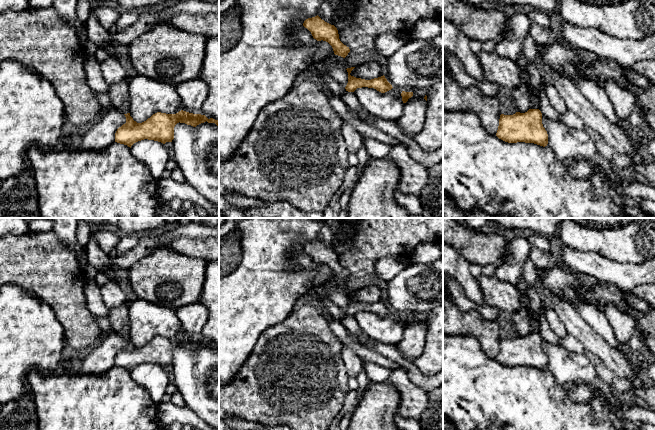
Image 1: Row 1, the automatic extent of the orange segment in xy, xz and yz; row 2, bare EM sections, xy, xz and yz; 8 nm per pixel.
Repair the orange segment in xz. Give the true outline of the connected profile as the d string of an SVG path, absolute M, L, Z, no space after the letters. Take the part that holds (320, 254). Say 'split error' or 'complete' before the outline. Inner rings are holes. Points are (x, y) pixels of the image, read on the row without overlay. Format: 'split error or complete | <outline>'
complete | M318 239L306 243L303 250L311 256L313 262L317 265L328 266L332 270L335 279L345 282L350 276L349 271L340 265L337 252L322 244Z

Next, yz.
complete | M539 333L513 339L501 338L496 360L508 367L534 367L543 371L548 368L548 358L543 351Z

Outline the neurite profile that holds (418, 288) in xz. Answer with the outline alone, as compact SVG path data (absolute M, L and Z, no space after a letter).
M439 259L431 263L412 263L406 266L404 269L398 272L392 279L387 281L387 286L383 288L383 291L384 291L384 300L387 303L387 305L392 309L392 311L405 316L415 316L415 315L426 316L428 313L430 313L430 311L433 308L443 304L443 259Z

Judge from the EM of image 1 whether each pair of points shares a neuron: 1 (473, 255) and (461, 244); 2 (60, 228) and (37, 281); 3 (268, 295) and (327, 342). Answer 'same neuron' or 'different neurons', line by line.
1: same neuron
2: different neurons
3: different neurons

